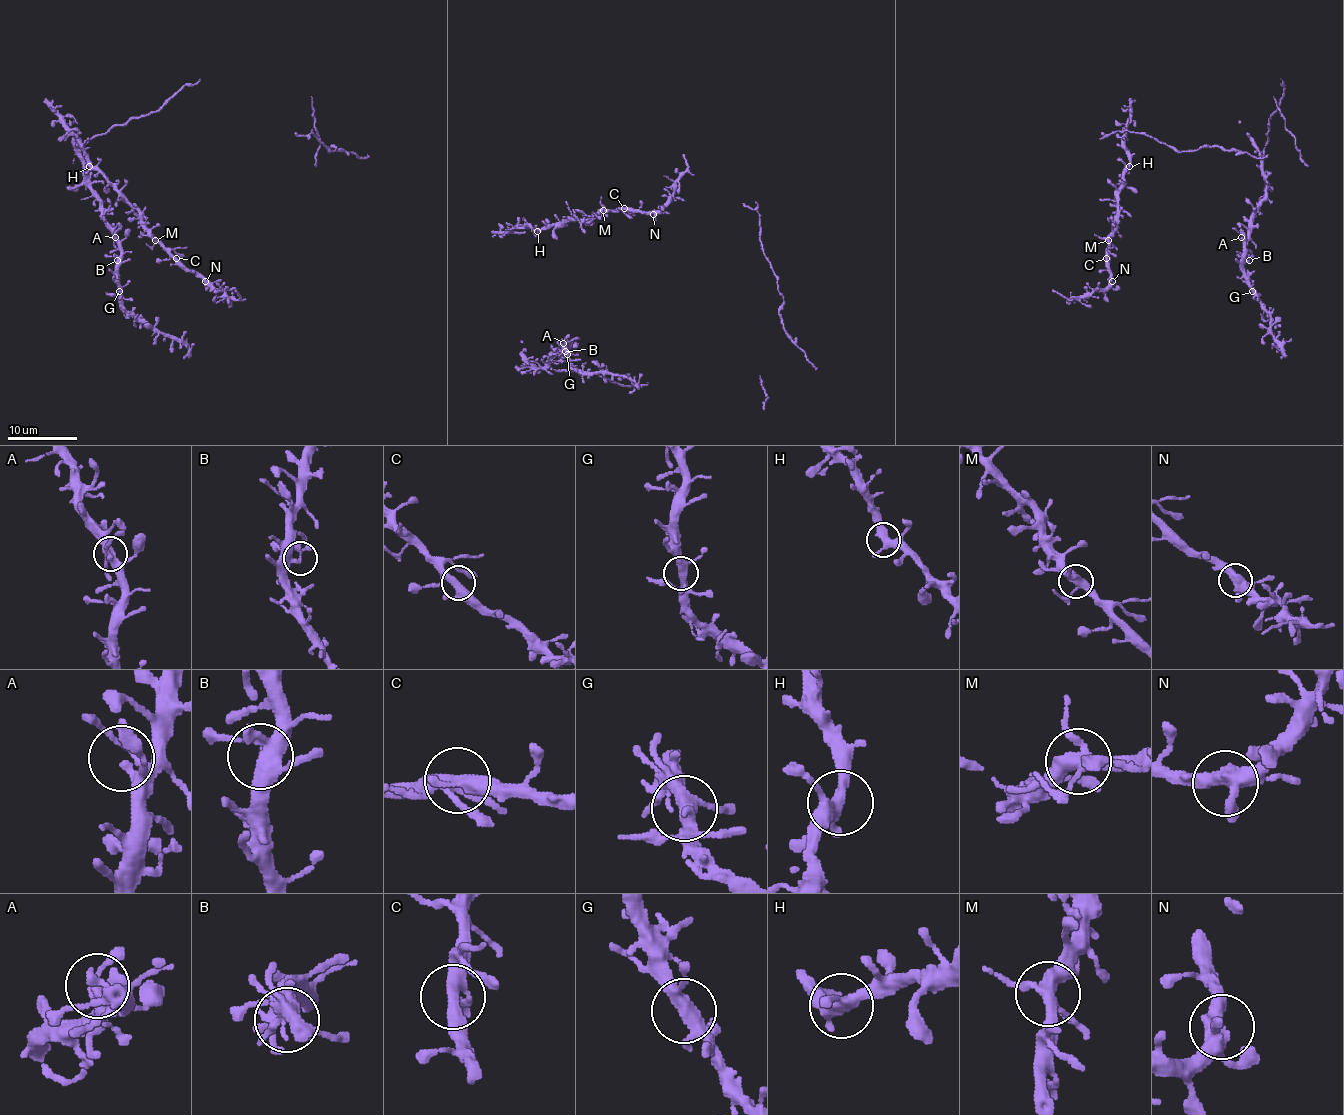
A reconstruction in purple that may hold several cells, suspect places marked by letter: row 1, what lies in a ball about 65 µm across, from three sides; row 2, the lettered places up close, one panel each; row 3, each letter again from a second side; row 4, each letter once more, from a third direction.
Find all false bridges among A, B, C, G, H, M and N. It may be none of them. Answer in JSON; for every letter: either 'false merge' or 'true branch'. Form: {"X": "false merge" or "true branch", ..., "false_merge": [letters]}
{"A": "true branch", "B": "true branch", "C": "true branch", "G": "true branch", "H": "true branch", "M": "true branch", "N": "true branch", "false_merge": []}

